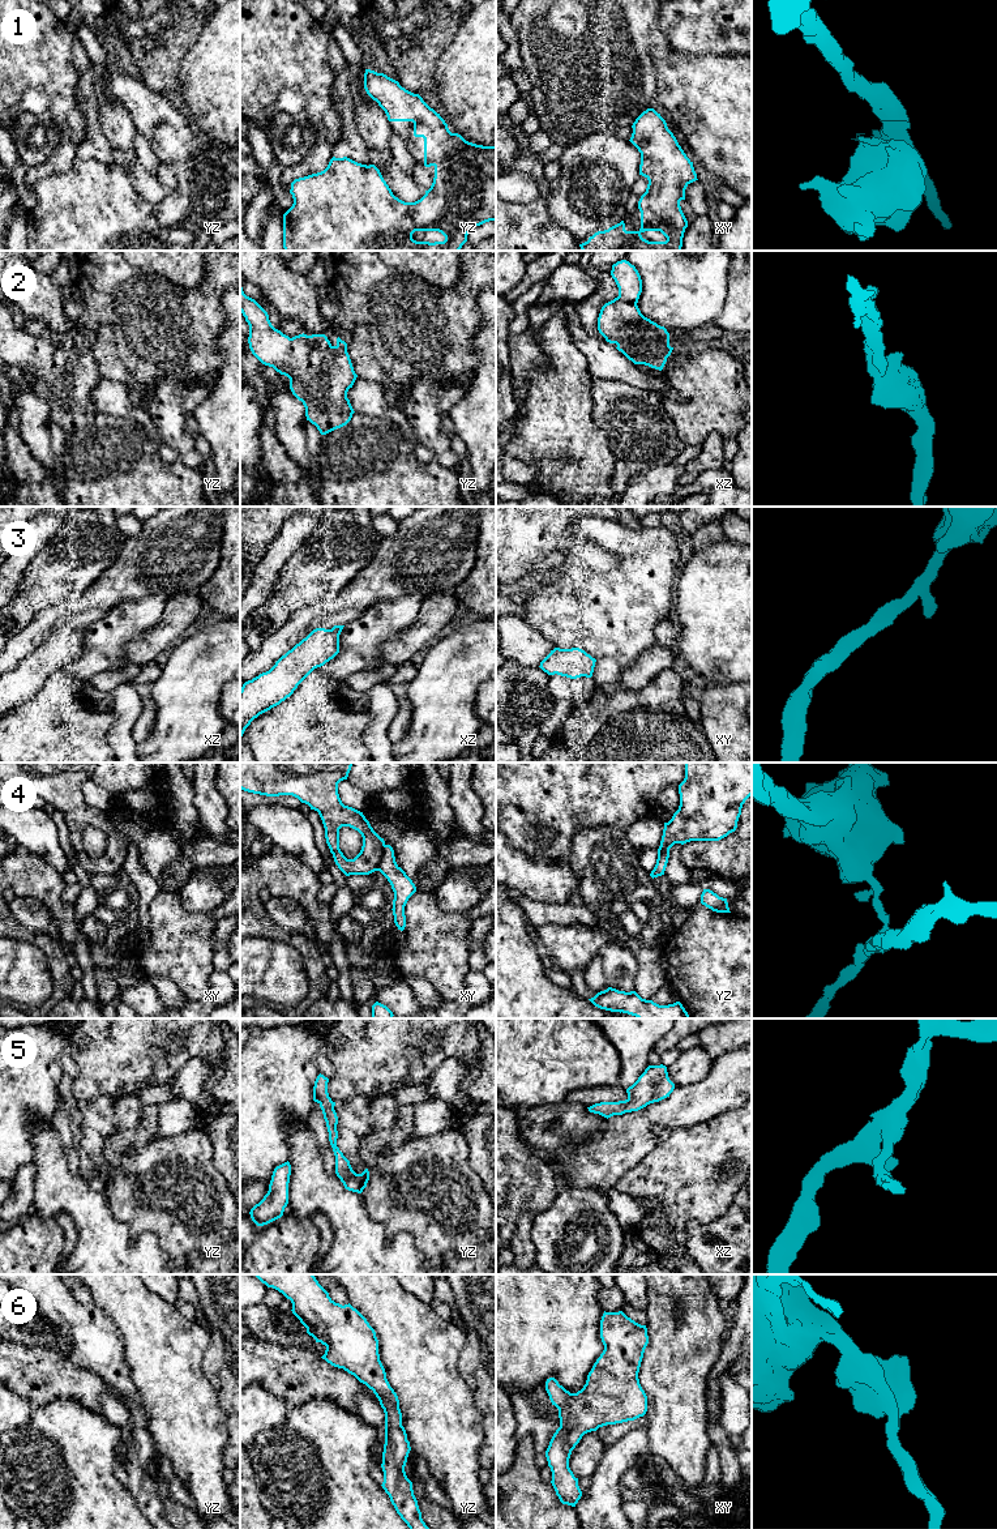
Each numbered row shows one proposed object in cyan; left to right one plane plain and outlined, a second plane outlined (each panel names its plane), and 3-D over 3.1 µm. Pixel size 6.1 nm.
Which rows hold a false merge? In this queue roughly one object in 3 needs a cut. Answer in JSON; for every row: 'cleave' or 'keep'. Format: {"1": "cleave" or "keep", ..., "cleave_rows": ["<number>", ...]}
{"1": "keep", "2": "keep", "3": "keep", "4": "cleave", "5": "keep", "6": "keep", "cleave_rows": ["4"]}

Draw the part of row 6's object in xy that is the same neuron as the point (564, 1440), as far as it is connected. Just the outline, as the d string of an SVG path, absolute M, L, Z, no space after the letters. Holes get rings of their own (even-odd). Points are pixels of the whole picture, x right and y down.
M622 1311L606 1312L600 1320L600 1338L604 1350L587 1375L586 1384L577 1393L570 1393L555 1378L545 1381L545 1391L552 1405L559 1409L560 1427L553 1434L545 1451L552 1472L552 1486L562 1504L575 1507L582 1496L578 1478L569 1468L572 1451L587 1432L607 1425L634 1421L647 1411L647 1396L638 1379L641 1362L649 1344L647 1328L628 1317Z

